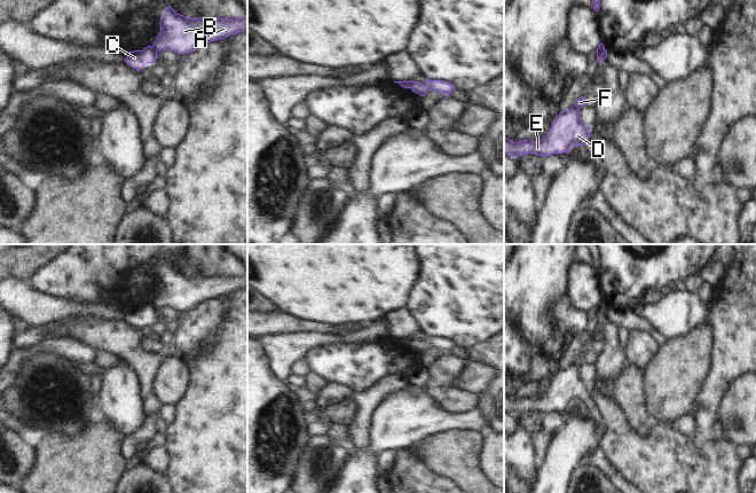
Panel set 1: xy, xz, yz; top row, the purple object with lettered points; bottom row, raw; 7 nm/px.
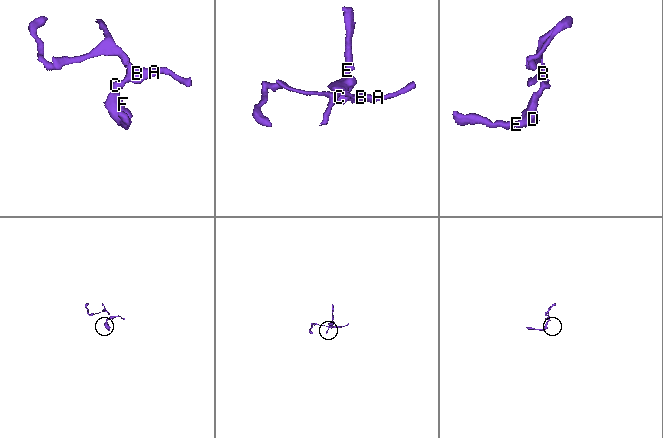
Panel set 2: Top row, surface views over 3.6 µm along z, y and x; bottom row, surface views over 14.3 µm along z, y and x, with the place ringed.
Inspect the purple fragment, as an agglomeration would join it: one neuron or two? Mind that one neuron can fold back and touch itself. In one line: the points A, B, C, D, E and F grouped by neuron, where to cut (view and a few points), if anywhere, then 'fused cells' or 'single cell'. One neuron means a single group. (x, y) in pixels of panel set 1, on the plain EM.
groups A B / C D E F; cut xy (151, 304), (156, 308); fused cells

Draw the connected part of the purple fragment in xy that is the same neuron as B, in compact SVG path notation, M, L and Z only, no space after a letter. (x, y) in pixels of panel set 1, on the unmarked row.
M166 264L166 271L160 276L160 289L152 305L156 308L163 306L186 311L196 307L199 303L225 296L231 291L247 287L247 275L190 275L176 271L174 266Z

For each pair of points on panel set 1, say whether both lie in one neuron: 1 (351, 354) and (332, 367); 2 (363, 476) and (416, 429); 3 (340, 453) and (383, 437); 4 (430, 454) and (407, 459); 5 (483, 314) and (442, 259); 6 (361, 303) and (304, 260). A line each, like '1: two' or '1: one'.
1: one
2: one
3: two
4: two
5: one
6: one

